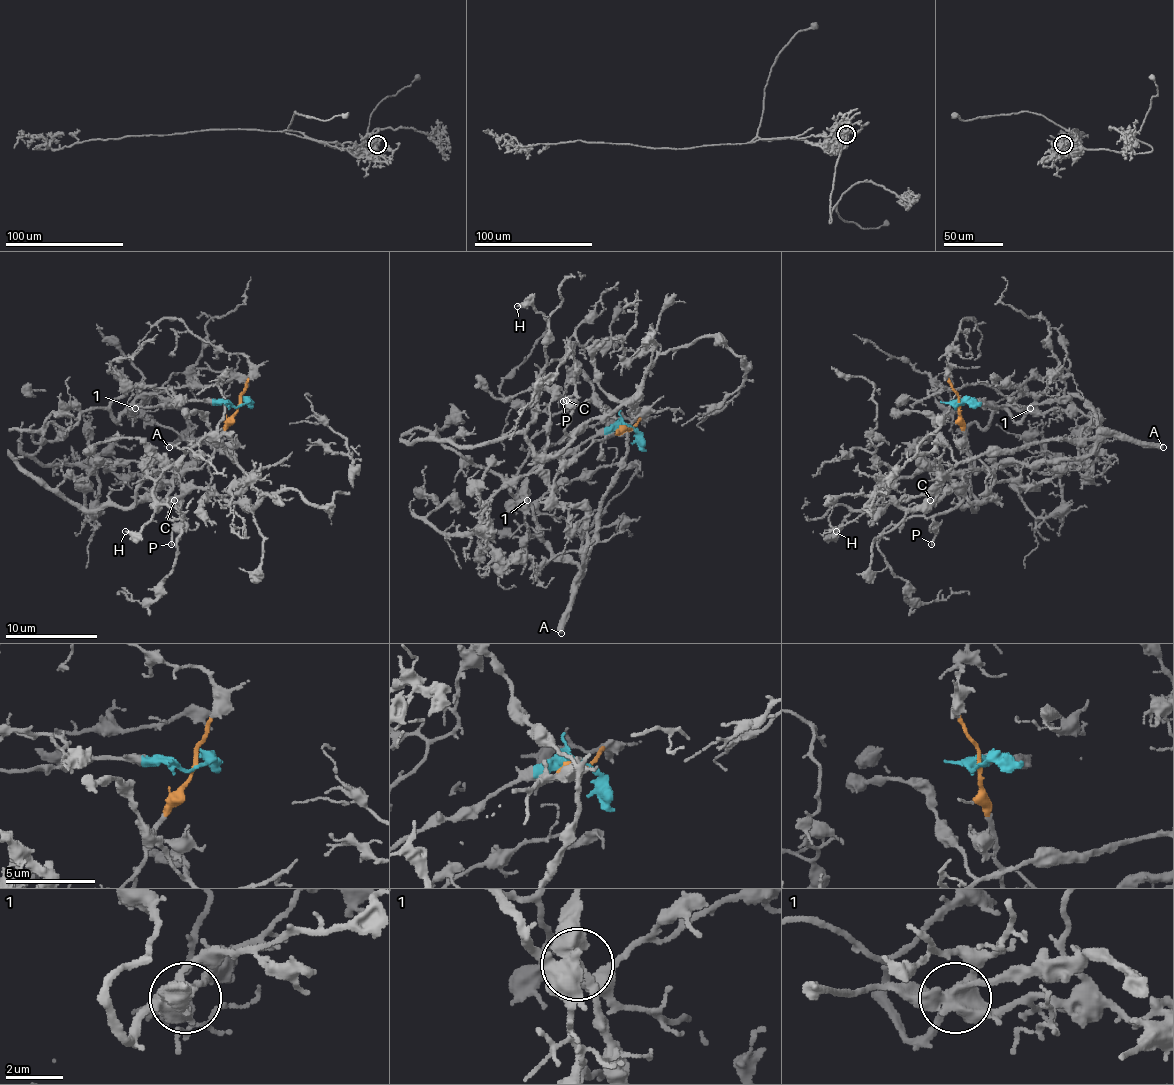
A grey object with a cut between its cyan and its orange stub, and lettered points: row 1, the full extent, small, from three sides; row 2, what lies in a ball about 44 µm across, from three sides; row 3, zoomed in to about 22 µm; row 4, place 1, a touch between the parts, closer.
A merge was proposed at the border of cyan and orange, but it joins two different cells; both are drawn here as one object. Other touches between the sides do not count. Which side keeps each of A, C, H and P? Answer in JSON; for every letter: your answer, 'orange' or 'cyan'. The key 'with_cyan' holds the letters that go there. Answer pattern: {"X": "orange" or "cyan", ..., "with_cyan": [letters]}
{"A": "cyan", "C": "orange", "H": "orange", "P": "orange", "with_cyan": ["A"]}

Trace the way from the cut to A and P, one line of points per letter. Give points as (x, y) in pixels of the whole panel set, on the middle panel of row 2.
A: (630, 428), (619, 424), (600, 428), (573, 449), (552, 454), (527, 477), (536, 532), (580, 573), (561, 633)
P: (630, 428), (605, 435), (566, 463), (559, 454), (570, 435), (566, 426), (575, 403), (564, 405), (564, 401)

